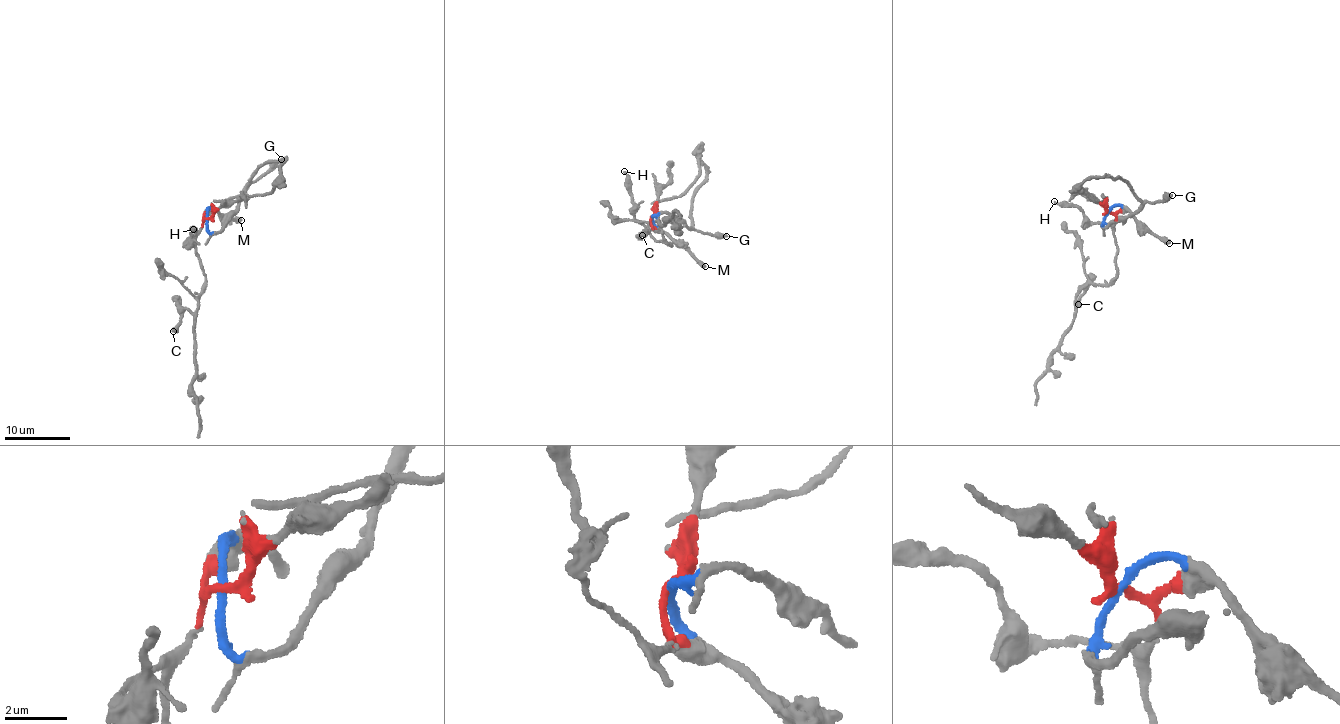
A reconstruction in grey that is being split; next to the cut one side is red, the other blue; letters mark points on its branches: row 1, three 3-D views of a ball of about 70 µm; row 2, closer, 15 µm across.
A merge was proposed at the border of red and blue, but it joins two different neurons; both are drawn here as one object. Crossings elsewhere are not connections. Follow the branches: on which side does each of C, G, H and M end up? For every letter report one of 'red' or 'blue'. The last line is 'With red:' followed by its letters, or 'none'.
C: red
G: blue
H: red
M: blue
With red: C, H

